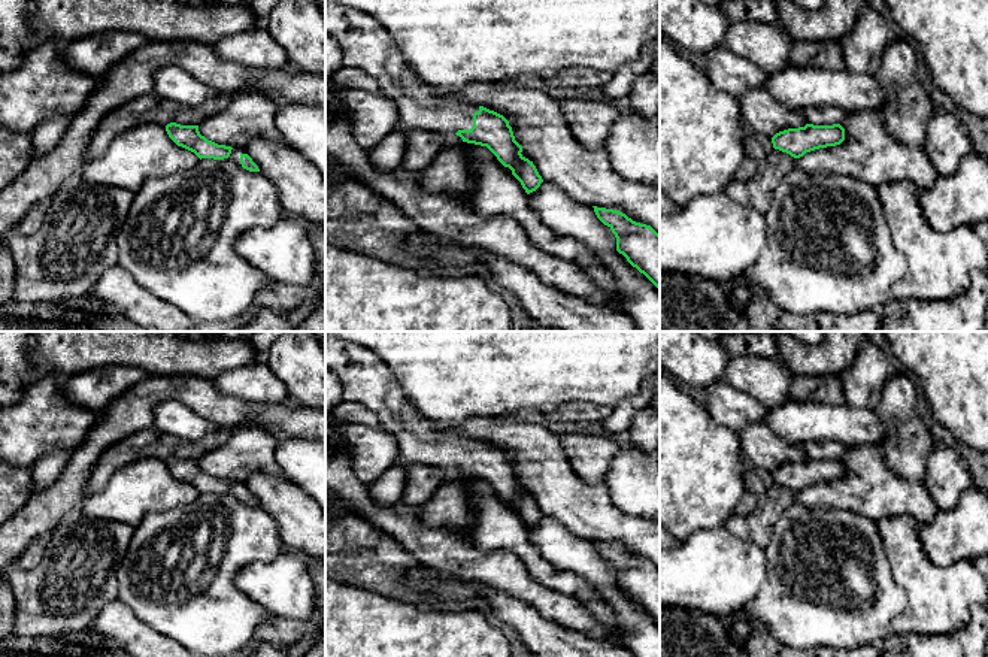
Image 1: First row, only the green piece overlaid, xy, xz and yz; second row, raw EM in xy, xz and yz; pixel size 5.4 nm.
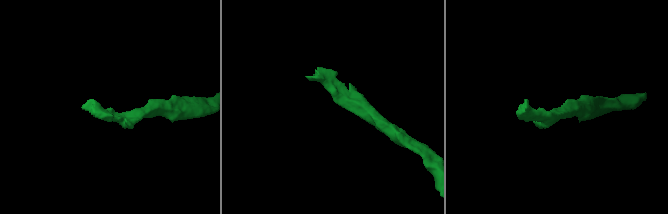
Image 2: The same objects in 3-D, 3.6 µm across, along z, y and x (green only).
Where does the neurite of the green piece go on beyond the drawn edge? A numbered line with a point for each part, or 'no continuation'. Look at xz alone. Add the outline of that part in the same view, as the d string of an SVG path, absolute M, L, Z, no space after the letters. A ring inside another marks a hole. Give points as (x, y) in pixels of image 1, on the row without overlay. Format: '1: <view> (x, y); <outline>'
1: xz (366, 378); M325 337L325 369L343 384L343 400L360 403L379 418L379 427L394 435L400 458L442 469L446 481L461 481L472 496L473 521L464 530L485 552L509 551L546 588L575 597L604 630L607 639L622 645L622 630L612 609L576 575L548 564L528 539L521 517L506 506L487 482L464 476L455 467L473 461L479 440L464 438L425 418L404 394L391 369L376 352L360 345Z

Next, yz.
1: yz (869, 487); M879 446L846 449L840 460L845 463L840 479L806 487L794 494L794 500L848 509L873 523L895 515L909 515L919 524L934 521L939 508L928 487L898 476L887 466Z

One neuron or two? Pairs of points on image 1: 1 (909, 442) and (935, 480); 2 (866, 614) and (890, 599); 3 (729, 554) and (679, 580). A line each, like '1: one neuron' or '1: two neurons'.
1: two neurons
2: one neuron
3: one neuron

